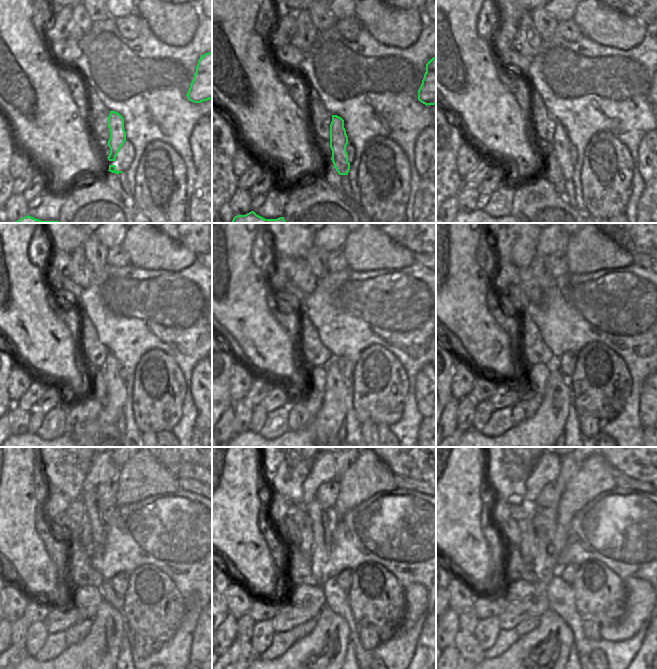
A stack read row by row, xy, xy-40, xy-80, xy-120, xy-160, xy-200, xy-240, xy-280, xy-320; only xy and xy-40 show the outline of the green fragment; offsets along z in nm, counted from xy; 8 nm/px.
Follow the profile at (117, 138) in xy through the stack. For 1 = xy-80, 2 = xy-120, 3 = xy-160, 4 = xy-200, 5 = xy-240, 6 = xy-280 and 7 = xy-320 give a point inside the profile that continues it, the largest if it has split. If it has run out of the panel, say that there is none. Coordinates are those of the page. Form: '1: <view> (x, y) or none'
1: xy-80 (561, 143)
2: xy-120 (115, 387)
3: xy-160 (327, 422)
4: xy-200 (547, 425)
5: xy-240 (100, 649)
6: xy-280 (324, 650)
7: xy-320 (545, 650)

